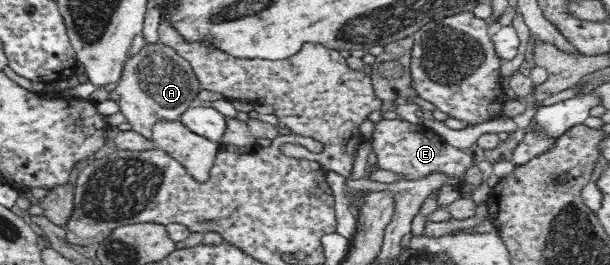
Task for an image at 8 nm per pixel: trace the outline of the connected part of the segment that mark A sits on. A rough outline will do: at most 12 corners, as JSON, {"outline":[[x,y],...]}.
{"outline":[[160,40],[127,57],[112,90],[126,127],[152,140],[203,89],[190,62]]}

